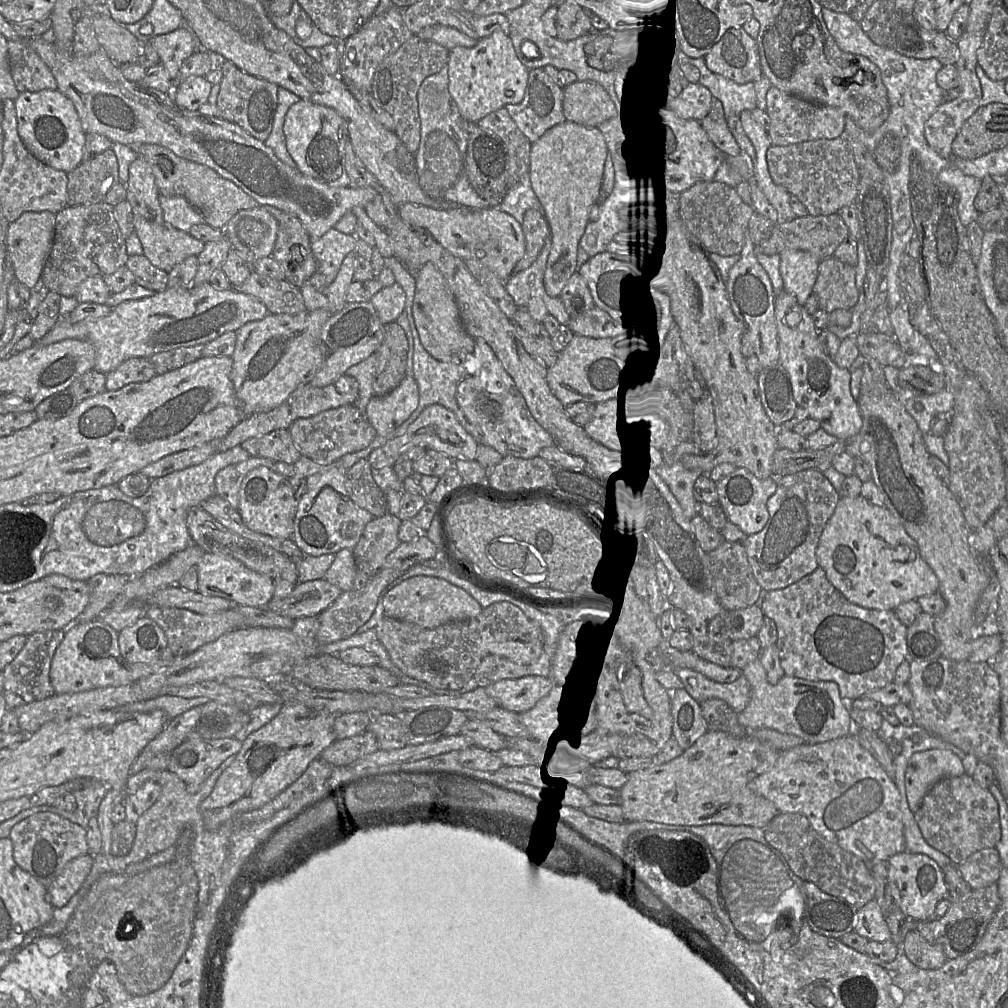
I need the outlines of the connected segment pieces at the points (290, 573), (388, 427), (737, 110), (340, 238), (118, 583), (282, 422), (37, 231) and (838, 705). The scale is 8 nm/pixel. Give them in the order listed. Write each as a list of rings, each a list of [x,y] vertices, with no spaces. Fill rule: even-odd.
[[[201,507],[189,511],[187,527],[193,543],[202,548],[205,553],[230,556],[243,563],[247,568],[272,579],[281,578],[293,584],[299,583],[297,564],[294,560],[271,547],[239,536],[224,527]]]
[[[406,375],[390,393],[372,398],[365,408],[365,416],[379,436],[387,436],[411,416],[418,403],[417,382],[413,376]]]
[[[704,58],[690,60],[699,71],[699,81],[706,87],[713,98],[718,99],[723,106],[726,117],[739,115],[743,110],[757,108],[757,98],[754,82],[736,83],[722,75],[711,72]]]
[[[334,228],[312,241],[312,251],[318,261],[316,272],[326,276],[325,290],[335,280],[345,257],[354,252],[357,241],[354,234],[344,234]]]
[[[99,573],[88,579],[90,599],[77,621],[89,622],[99,618],[122,592],[129,578],[124,575]]]
[[[310,384],[297,388],[281,405],[263,413],[247,416],[236,427],[234,427],[218,443],[218,452],[225,452],[231,448],[241,445],[249,438],[266,435],[274,430],[288,429],[290,425],[299,418],[309,418],[325,410],[338,408],[340,406],[353,405],[356,398],[350,394],[340,394],[334,384],[325,387],[314,387]]]
[[[50,211],[24,212],[9,224],[7,250],[15,271],[15,280],[32,289],[39,279],[54,241],[56,214]]]
[[[759,658],[747,664],[741,673],[750,685],[749,703],[738,714],[738,721],[747,729],[747,733],[750,730],[769,728],[780,733],[796,735],[808,744],[823,743],[853,733],[855,727],[851,717],[851,708],[849,703],[841,697],[836,682],[811,681],[784,675],[777,684],[772,685],[767,680],[766,670]]]

